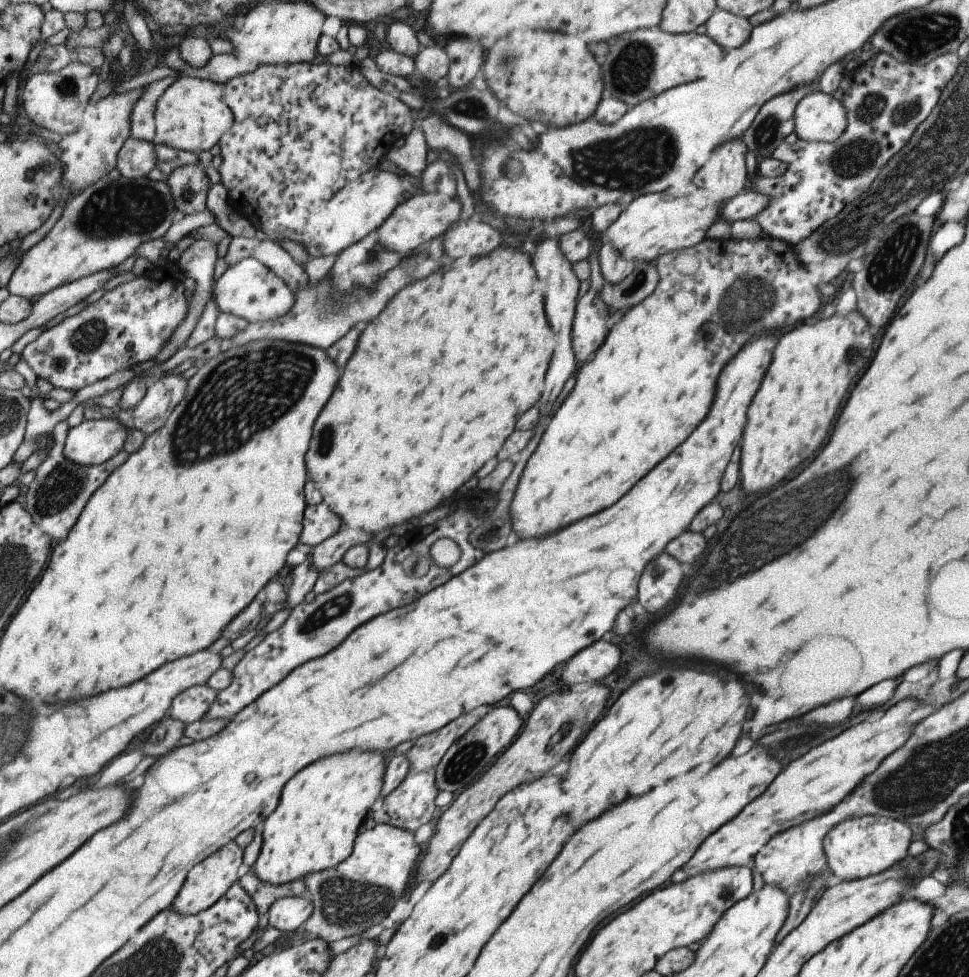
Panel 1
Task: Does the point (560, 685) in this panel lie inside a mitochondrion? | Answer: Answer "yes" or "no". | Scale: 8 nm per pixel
no

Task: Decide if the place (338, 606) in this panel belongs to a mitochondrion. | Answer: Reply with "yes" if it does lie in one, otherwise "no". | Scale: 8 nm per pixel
yes

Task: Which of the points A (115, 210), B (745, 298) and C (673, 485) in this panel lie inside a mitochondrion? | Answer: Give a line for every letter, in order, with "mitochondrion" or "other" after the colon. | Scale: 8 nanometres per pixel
A: mitochondrion
B: mitochondrion
C: mitochondrion

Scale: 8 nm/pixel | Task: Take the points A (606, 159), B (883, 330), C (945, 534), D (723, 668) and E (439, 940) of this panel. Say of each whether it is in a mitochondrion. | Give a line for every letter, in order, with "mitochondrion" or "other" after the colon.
A: mitochondrion
B: other
C: other
D: other
E: other

